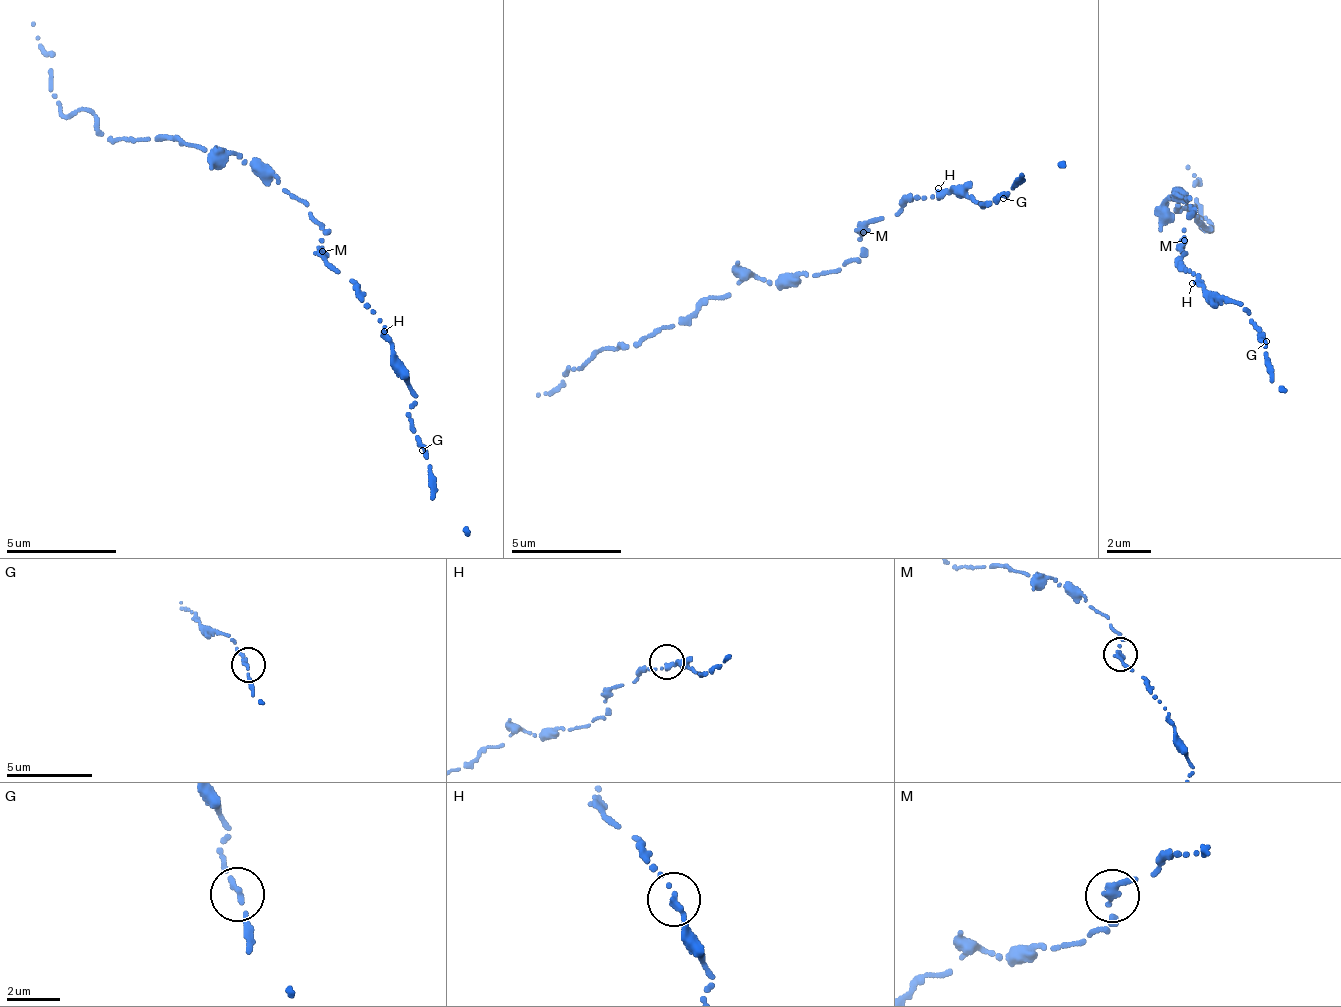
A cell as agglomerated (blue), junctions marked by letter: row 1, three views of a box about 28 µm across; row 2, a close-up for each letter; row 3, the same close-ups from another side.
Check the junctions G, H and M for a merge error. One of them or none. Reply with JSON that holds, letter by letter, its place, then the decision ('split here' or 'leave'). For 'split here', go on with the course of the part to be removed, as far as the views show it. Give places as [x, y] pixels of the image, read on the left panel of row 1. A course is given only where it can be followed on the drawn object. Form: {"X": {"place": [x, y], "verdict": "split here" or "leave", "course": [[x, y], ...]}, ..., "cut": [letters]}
{"G": {"place": [422, 450], "verdict": "leave"}, "H": {"place": [384, 331], "verdict": "leave"}, "M": {"place": [322, 251], "verdict": "split here", "course": [[324, 252], [322, 225], [306, 205], [214, 144], [106, 140], [92, 110], [61, 114], [53, 53], [32, 20]]}, "cut": ["M"]}

